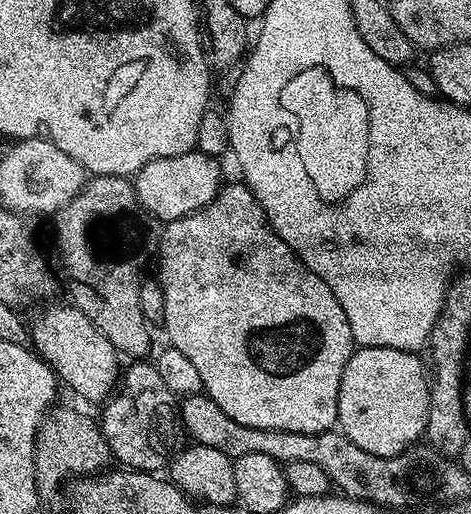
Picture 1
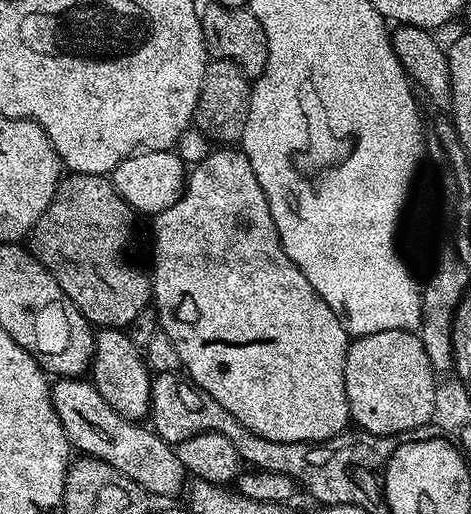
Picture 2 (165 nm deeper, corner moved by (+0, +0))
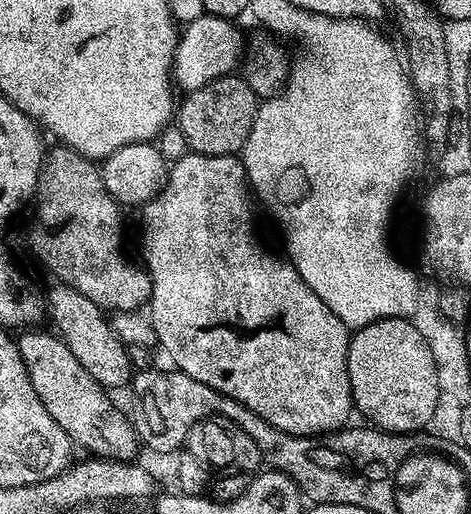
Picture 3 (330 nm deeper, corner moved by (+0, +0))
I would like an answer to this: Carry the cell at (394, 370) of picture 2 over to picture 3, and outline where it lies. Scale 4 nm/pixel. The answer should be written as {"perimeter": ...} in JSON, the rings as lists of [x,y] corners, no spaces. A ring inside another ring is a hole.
{"perimeter":[[[399,316],[355,329],[348,341],[348,377],[352,403],[369,425],[393,434],[427,429],[438,403],[433,355],[411,319]]]}

